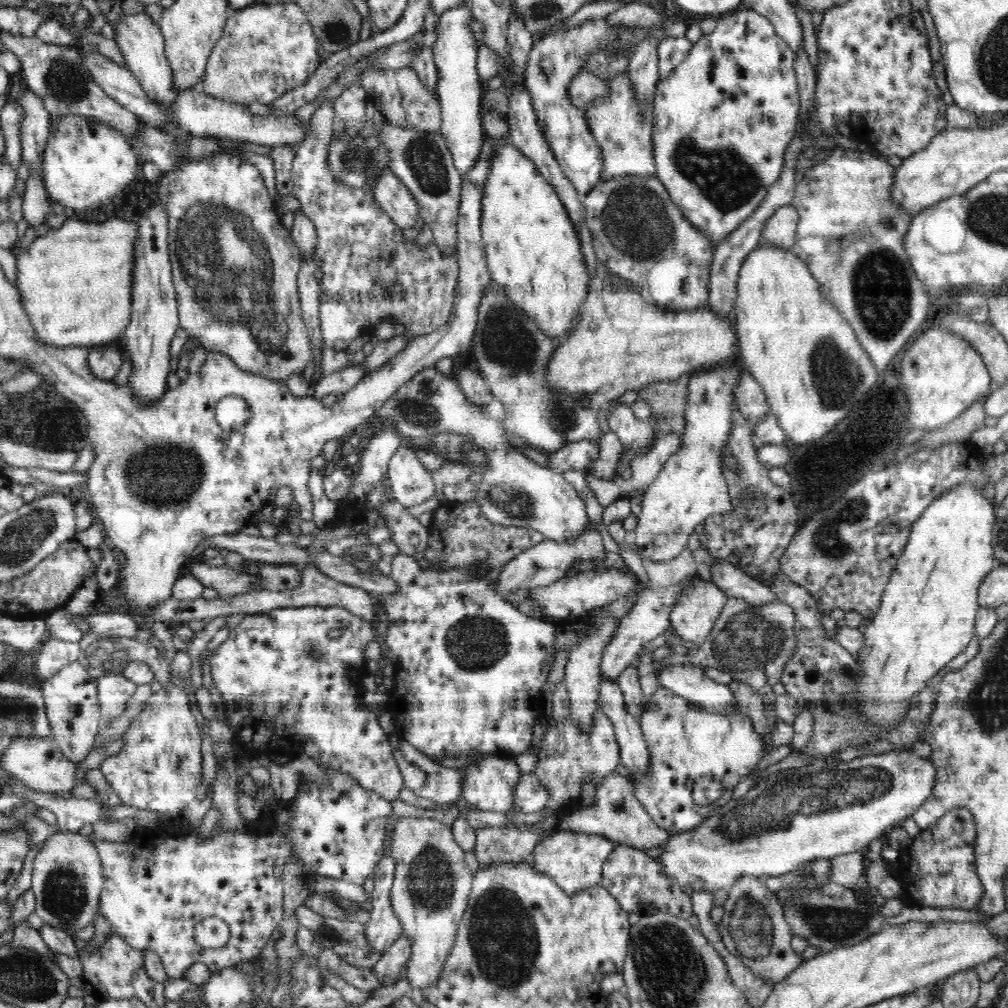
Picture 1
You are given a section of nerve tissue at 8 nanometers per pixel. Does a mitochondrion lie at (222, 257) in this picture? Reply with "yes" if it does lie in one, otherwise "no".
yes

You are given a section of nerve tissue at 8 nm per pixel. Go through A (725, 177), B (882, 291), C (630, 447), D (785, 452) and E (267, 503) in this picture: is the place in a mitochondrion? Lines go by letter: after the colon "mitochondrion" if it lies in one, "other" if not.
A: mitochondrion
B: mitochondrion
C: other
D: other
E: other

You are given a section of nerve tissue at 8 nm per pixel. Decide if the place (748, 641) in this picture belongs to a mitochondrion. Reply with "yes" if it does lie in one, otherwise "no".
yes

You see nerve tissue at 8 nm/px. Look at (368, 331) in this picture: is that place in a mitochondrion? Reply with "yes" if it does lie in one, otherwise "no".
no

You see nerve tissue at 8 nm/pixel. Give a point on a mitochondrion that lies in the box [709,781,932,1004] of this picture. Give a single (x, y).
(833, 924)

